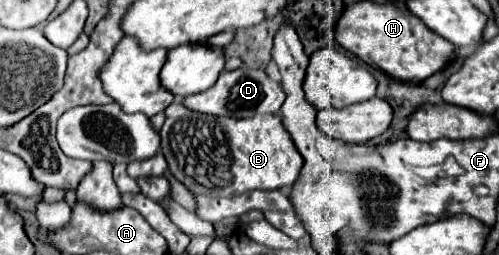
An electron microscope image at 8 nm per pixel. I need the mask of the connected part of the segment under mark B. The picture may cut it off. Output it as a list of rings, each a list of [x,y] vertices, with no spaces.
[[[174,100],[166,108],[166,122],[160,130],[162,154],[176,180],[192,194],[234,196],[248,190],[276,190],[292,186],[302,168],[302,156],[280,124],[278,114],[254,118],[216,118],[184,108]]]

